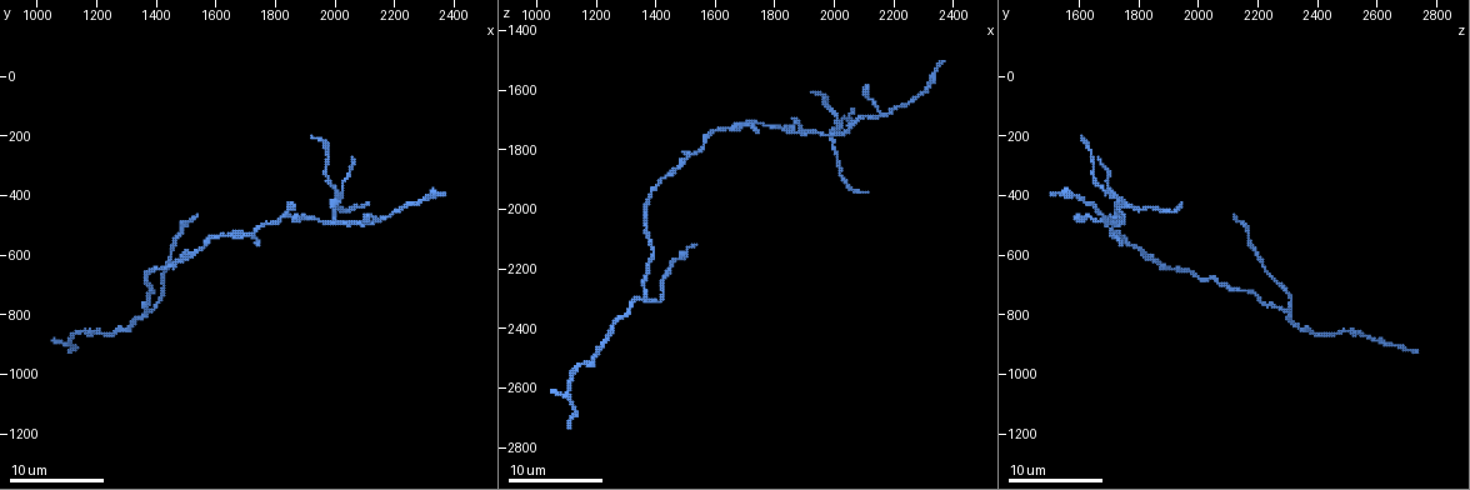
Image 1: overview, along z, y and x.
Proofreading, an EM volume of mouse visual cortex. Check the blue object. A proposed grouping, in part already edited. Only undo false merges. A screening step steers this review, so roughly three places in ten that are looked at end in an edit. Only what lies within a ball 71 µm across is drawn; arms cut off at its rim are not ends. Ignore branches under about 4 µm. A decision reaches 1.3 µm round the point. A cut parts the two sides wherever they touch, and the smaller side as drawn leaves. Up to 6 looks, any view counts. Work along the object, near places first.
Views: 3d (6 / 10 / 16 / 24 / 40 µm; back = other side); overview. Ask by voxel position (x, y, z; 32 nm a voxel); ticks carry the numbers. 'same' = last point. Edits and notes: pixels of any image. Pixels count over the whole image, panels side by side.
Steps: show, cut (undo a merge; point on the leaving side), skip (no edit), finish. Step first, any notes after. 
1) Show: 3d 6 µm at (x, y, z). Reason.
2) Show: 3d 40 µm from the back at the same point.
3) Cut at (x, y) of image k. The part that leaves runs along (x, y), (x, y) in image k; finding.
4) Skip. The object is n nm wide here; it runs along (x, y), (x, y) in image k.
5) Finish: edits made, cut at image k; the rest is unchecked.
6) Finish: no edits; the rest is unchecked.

Show: 3d 10 µm at (2000, 490, 1740). Branch point.

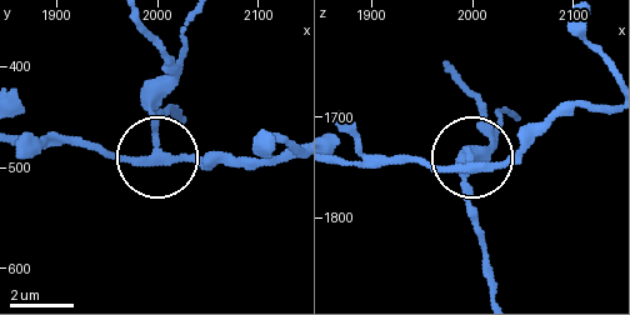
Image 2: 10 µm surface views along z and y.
Cut at (145, 105) of image 2. The side arm is 12 µm long; 3 arms meet here; a second neuron is stuck on.

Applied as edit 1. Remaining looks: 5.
Show: overview. Redraw.

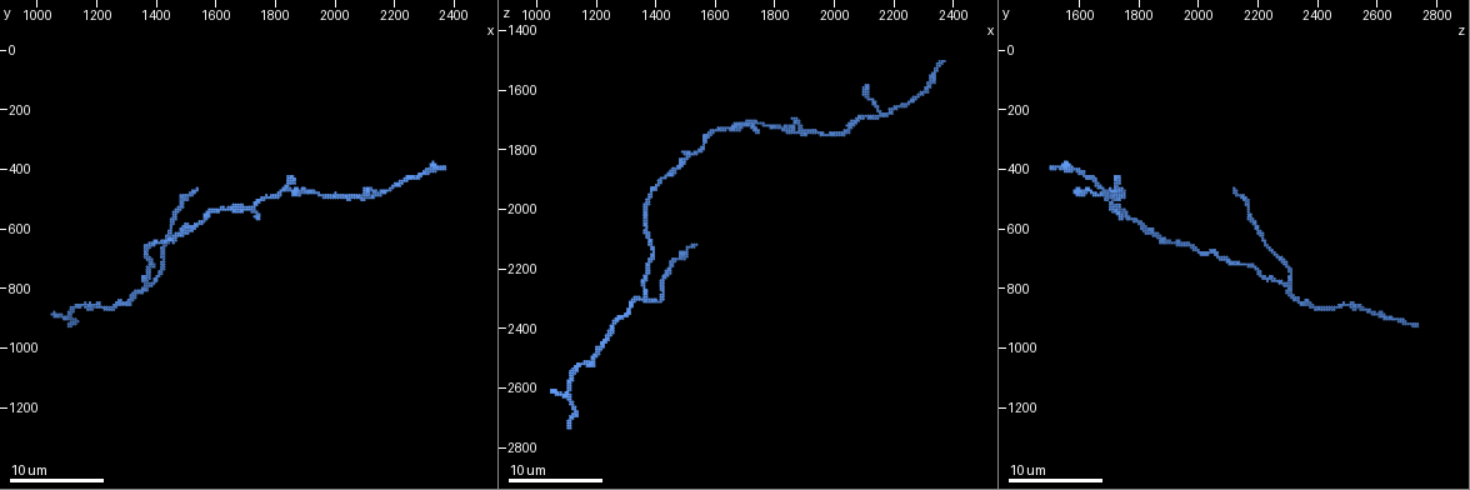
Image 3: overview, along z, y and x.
Show: 3d 10 µm at (1720, 530, 1710). Thin arm on a thick one.

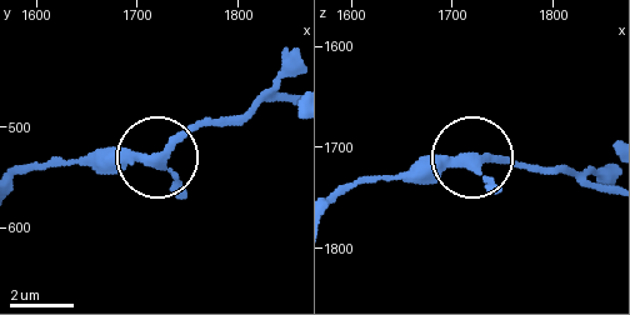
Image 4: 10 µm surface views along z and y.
Skip. It runs along (21, 174), (46, 163), (143, 163), (221, 118) in image 4; one neuron here.

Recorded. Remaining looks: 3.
Show: 3d 6 µm at (1470, 630, 1860). Three arms meet.

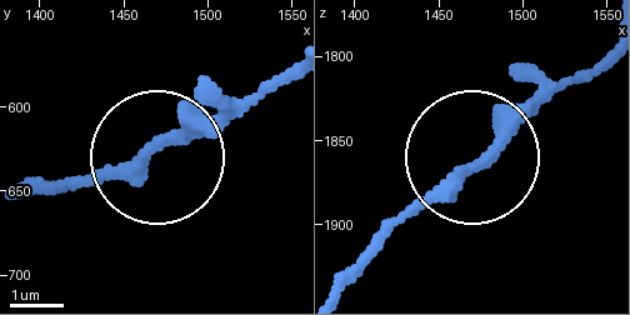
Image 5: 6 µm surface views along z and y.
Skip. It runs along (150, 151), (60, 183) in image 5; all the same neuron.

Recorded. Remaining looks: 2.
Finish: edits made, cut at image 2; the rest is unchecked.

